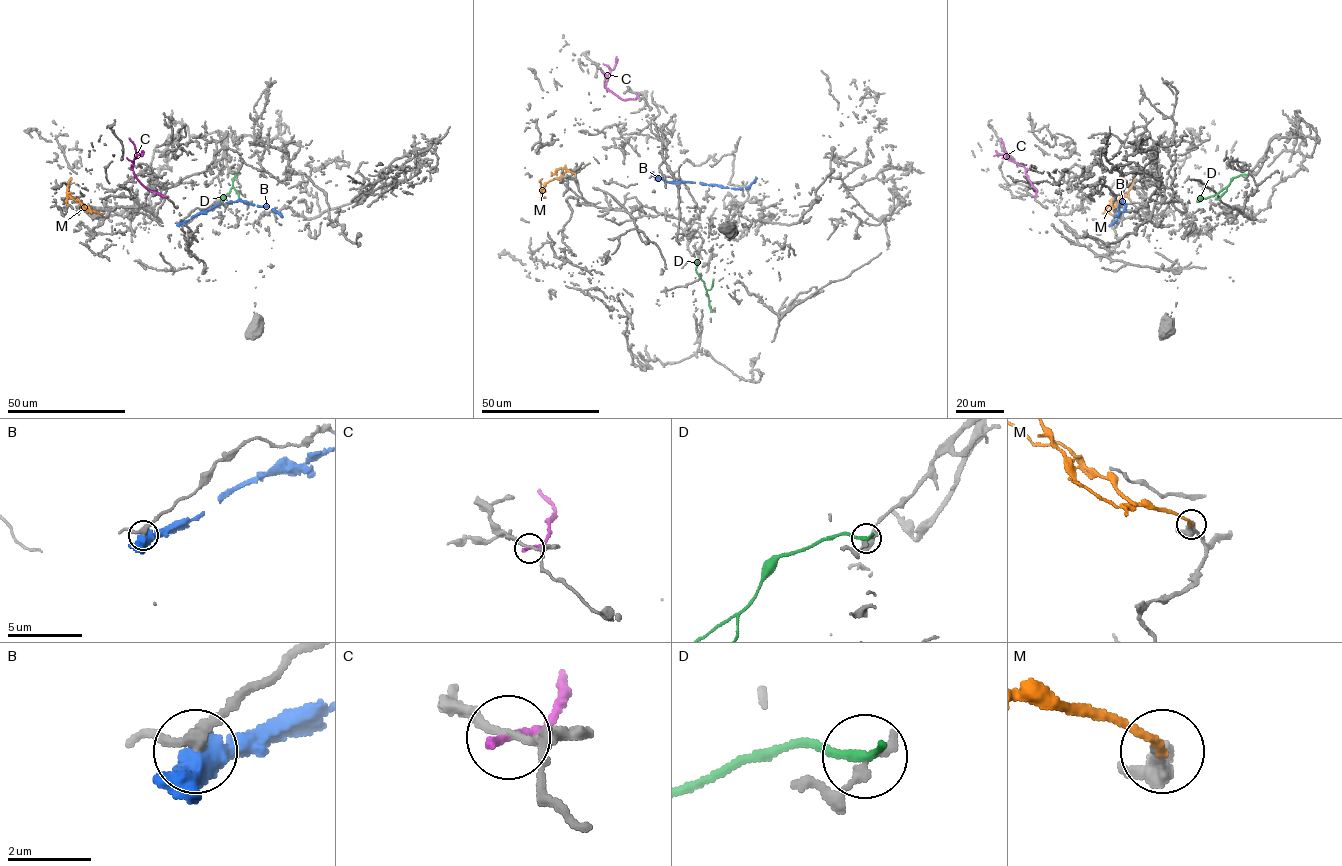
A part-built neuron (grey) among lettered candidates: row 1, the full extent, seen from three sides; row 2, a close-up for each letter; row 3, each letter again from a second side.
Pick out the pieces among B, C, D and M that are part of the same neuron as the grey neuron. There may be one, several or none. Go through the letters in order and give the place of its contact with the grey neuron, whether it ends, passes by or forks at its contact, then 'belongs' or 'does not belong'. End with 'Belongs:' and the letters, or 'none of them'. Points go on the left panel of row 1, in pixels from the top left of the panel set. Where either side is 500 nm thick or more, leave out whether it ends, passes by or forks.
B: contact (179, 223); does not belong
C: contact (164, 196); it ends; does not belong
D: contact (237, 175); it ends; does not belong
M: contact (101, 214); it ends; belongs
Belongs: M

